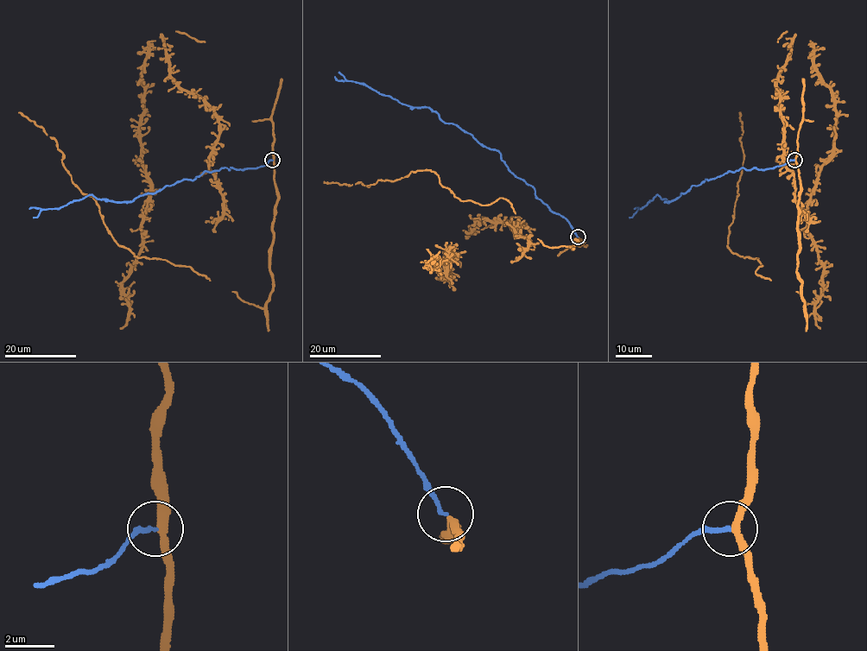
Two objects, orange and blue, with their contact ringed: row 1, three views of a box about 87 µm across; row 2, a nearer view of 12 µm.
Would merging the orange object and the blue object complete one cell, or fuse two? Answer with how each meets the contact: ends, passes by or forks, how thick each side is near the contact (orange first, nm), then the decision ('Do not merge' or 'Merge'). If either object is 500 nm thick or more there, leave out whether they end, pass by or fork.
At the ring orange passes by. At the ring blue ends. Thickness 300 nm (orange) against 170 nm. Merge

